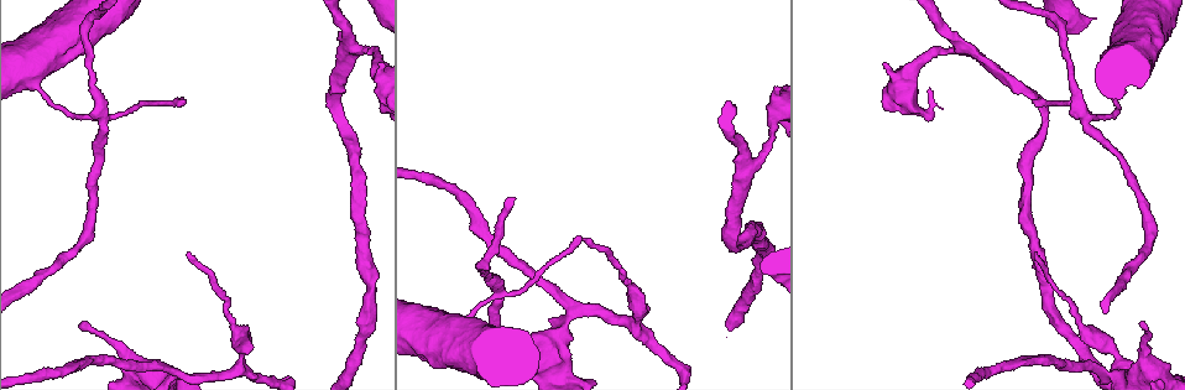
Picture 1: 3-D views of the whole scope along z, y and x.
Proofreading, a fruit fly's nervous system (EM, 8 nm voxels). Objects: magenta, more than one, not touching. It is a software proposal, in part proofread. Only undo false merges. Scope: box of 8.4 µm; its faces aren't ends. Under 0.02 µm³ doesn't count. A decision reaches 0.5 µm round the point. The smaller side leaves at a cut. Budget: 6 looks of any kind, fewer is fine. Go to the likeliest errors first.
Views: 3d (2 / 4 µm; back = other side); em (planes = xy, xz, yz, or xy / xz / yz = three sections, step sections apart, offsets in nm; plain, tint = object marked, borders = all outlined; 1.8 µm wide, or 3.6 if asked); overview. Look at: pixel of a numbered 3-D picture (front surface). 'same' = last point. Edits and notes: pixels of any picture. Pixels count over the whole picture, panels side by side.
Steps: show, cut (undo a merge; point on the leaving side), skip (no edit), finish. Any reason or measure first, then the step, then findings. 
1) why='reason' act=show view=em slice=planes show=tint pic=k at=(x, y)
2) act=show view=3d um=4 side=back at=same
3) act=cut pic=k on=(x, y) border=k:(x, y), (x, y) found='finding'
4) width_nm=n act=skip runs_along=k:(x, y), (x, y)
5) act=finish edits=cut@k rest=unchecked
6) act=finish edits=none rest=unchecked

why='calibre changes' act=show view=em slice=xy step=16 show=tint pic=1 at=(1090, 116)

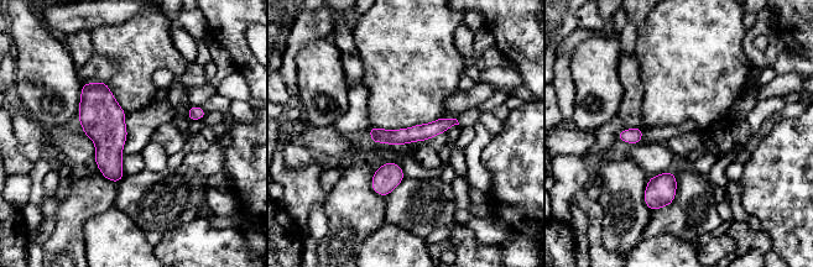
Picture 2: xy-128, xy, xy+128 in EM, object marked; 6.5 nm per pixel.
act=show view=em slice=planes show=tint at=same

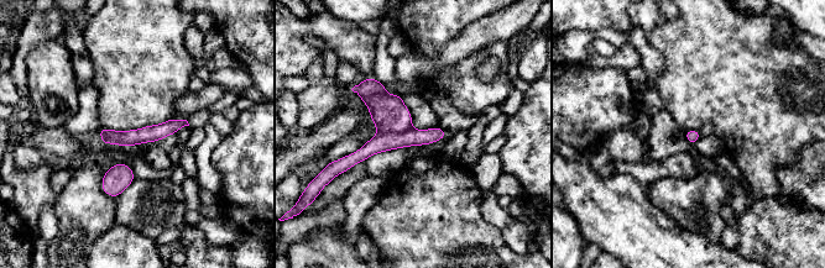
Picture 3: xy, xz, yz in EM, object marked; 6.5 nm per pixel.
act=cut pic=3 on=(388, 113) border=3:(411, 127), (400, 132), (377, 134) found='a second neuron is stuck on'

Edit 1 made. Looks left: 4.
why='three-way junction' act=show view=3d um=4 pic=1 at=(242, 353)

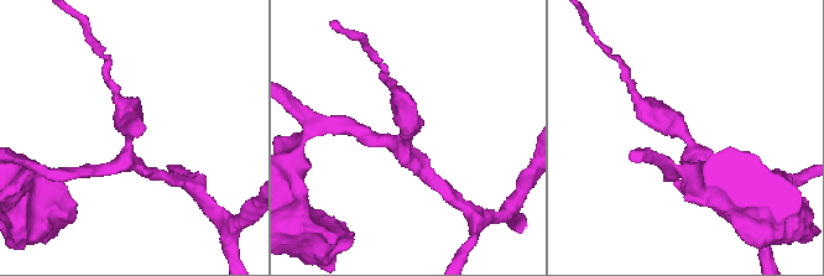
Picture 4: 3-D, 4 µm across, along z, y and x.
arms=3 arm_widths_nm=200,200,240 act=show view=em slice=xy step=8 show=tint pic=4 at=(685, 138)

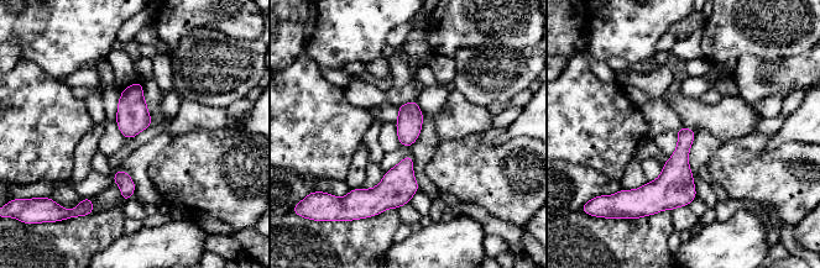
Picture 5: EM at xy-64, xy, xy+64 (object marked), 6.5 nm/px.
act=show view=em slice=planes show=tint at=same

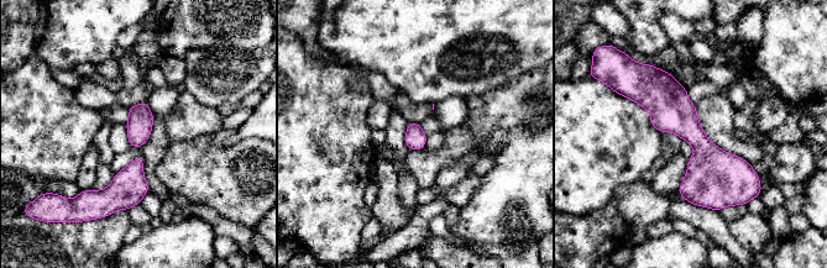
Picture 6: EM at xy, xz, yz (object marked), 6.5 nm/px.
act=skip runs_along=6:(657, 72), (718, 205) found='all the same neuron'

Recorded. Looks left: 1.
why='calibre changes' act=show view=em slice=planes show=borders pic=1 at=(1044, 106)

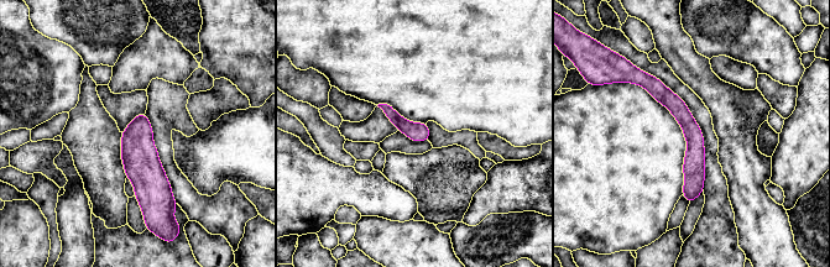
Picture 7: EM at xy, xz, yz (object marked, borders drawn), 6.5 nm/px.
act=skip runs_along=7:(643, 76), (694, 136), (690, 198) found='one neuron here'

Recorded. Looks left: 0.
act=finish edits=cut@3 rest=unchecked

